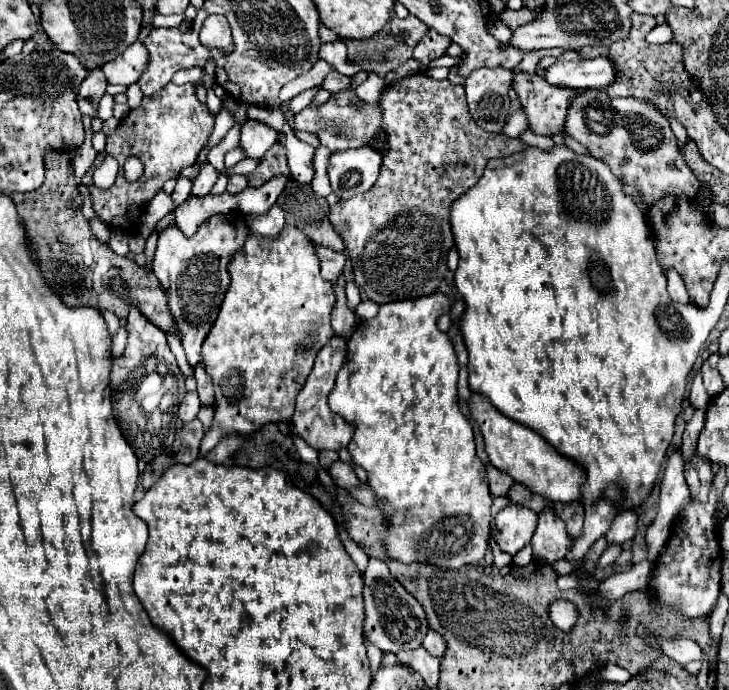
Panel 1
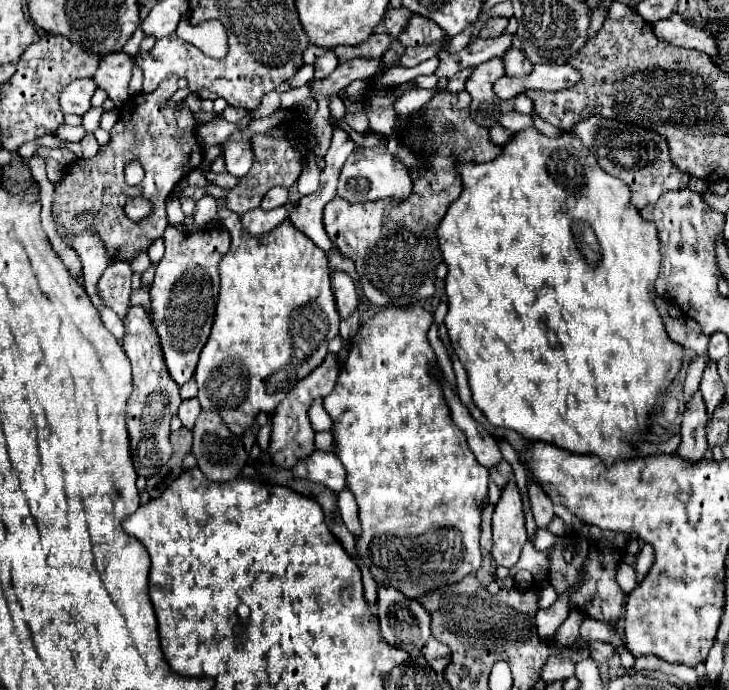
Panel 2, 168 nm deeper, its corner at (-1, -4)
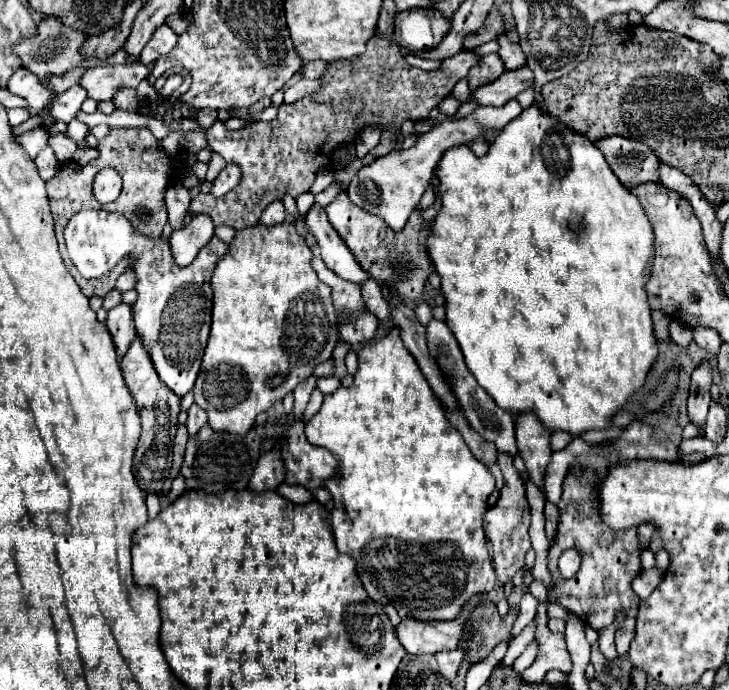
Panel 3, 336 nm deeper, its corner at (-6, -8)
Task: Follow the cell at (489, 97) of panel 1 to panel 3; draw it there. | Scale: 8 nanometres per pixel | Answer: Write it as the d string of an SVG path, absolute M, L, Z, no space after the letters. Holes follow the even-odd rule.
M486 54L486 56L480 58L480 64L472 66L472 70L468 72L468 84L470 84L472 90L476 90L482 84L494 82L504 70L506 68L504 68L498 54Z

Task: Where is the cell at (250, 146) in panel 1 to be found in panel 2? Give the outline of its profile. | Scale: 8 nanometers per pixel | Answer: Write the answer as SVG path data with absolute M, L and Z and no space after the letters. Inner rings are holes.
M225 142L223 158L229 174L239 178L245 176L251 170L251 164L255 160L251 152L251 142Z

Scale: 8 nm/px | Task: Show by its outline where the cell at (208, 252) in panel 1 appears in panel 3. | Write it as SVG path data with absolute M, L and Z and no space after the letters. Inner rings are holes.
M82 210L66 226L68 254L84 278L100 278L122 258L130 260L136 272L138 300L132 306L136 336L148 348L152 366L160 380L180 398L192 390L200 372L202 354L206 348L210 320L212 320L212 288L210 278L216 262L226 254L228 246L212 236L212 240L198 252L194 262L186 268L176 266L170 244L162 238L146 240L132 224L118 212Z

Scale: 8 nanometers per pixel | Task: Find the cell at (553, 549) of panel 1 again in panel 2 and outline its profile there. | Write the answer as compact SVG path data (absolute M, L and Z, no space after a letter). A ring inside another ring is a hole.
M529 482L529 496L531 496L531 508L533 508L533 516L535 516L535 522L539 528L547 528L547 524L555 518L555 512L553 512L553 502L549 500L547 494L543 494L543 490Z

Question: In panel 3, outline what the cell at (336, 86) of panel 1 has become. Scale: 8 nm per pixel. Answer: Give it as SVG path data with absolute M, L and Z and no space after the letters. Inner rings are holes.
M316 60L316 62L306 62L304 66L302 66L302 78L304 80L316 80L318 76L322 76L324 74L324 70L326 70L326 62L322 62L322 60Z

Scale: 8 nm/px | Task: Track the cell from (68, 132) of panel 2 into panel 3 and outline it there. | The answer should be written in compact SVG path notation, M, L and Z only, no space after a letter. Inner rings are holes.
M58 134L58 136L52 136L50 138L50 146L52 146L52 150L54 150L54 154L56 154L56 158L60 160L60 162L68 162L68 160L72 160L72 154L76 152L76 142L72 142L66 134Z

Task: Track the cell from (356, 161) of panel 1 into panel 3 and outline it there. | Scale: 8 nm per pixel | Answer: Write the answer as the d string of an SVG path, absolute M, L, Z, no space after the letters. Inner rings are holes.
M508 100L500 108L480 106L472 114L468 114L466 118L444 120L442 124L436 124L430 132L422 134L412 148L390 152L390 154L386 154L382 158L376 158L372 164L364 166L360 170L360 174L350 182L346 194L350 196L350 200L356 206L366 210L368 214L380 216L382 220L386 220L386 224L394 232L400 232L404 228L404 224L408 222L410 214L414 212L416 204L420 202L424 190L430 186L434 168L436 168L440 156L448 148L470 144L470 142L474 142L478 138L486 138L488 130L502 130L508 122L512 122L520 114L522 114L522 106L518 104L518 100Z

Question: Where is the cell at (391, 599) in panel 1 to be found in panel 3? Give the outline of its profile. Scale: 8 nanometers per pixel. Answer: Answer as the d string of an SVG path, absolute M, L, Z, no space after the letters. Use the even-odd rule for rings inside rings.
M476 594L468 600L466 608L452 622L416 622L412 618L398 626L398 638L410 654L438 654L442 650L456 650L462 638L470 612L482 602L484 594Z

